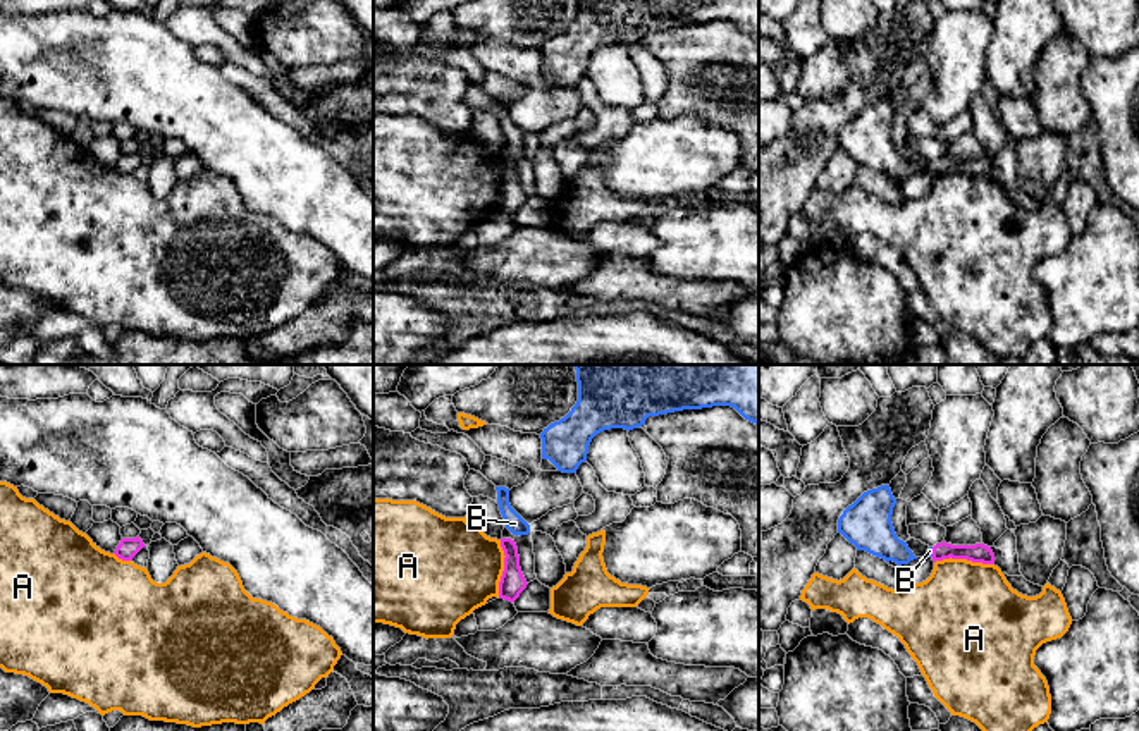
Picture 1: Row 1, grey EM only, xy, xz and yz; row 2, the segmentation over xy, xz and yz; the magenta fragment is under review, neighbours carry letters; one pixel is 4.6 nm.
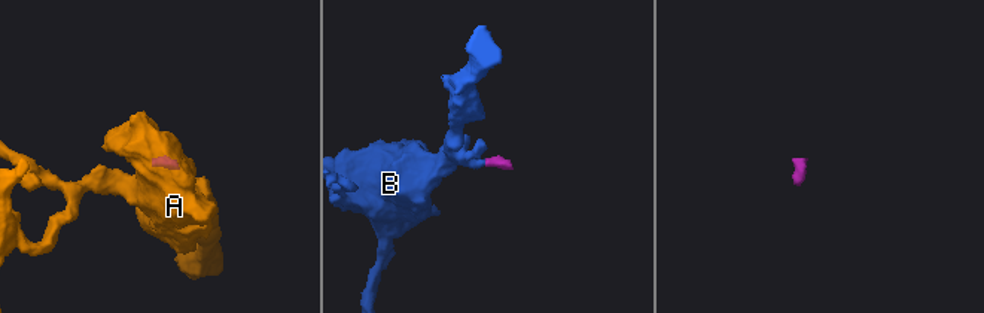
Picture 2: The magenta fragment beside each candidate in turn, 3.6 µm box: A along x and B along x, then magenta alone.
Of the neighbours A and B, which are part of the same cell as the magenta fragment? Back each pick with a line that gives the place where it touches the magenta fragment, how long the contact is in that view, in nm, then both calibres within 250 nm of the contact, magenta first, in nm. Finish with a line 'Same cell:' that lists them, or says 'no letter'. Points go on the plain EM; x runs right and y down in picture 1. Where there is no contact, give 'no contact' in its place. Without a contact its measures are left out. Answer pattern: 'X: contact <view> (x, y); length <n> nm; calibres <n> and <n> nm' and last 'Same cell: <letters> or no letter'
B: contact yz (933, 167); length 50 nm; calibres 90 and 30 nm
Same cell: B

